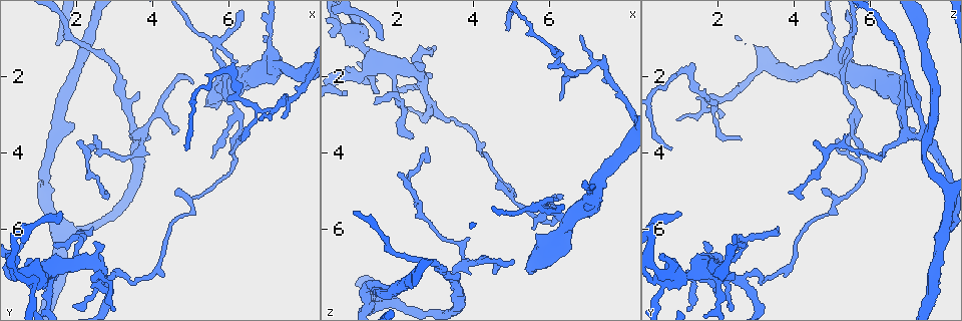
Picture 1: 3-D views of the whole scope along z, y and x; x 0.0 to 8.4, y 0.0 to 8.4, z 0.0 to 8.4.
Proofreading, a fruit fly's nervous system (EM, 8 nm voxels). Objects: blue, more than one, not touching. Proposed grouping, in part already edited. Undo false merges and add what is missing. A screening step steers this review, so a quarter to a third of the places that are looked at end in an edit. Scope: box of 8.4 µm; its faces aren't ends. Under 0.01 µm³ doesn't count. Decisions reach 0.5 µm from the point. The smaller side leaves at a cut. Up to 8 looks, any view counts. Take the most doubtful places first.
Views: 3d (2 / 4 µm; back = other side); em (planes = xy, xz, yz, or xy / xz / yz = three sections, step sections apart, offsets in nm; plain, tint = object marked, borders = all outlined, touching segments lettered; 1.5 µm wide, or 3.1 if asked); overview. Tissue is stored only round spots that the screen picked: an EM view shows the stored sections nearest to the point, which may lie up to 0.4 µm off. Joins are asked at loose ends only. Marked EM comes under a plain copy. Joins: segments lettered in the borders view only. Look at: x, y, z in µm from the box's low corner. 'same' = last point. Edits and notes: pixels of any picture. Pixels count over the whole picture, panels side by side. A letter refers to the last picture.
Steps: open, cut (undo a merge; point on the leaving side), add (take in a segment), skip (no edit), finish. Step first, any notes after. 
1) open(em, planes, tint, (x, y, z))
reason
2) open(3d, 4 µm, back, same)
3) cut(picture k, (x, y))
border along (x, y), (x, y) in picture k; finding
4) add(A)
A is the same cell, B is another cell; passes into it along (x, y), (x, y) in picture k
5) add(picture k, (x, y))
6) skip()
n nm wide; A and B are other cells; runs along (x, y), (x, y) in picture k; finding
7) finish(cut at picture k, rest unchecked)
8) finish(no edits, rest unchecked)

open(em, planes, borders, (5.55, 2.75, 7.20))
branch stops here

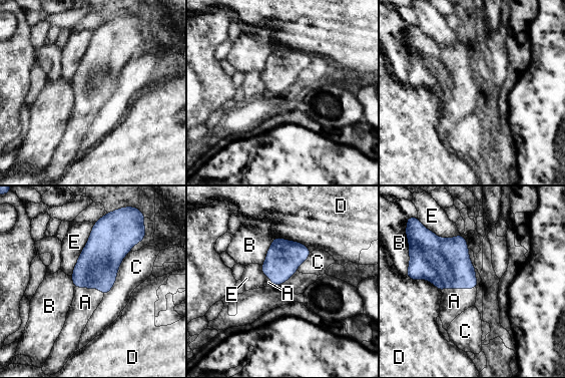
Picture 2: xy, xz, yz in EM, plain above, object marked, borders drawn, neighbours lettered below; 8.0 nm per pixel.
add(A)
A is the same cell, B, C, D and E are other cells; passes into it along (445, 263), (458, 288), (454, 301) in picture 2; it goes on there

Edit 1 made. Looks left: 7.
open(3d, 2 µm, (4.65, 5.00, 4.80))
branch stops here

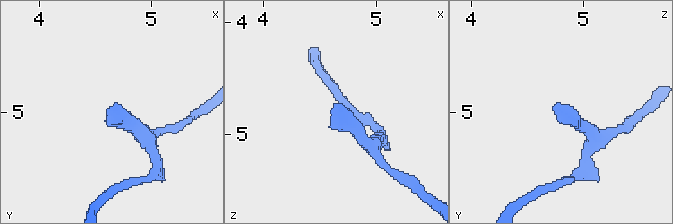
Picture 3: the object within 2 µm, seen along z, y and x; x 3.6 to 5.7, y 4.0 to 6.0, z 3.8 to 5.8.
open(em, planes, borders, (4.64, 4.96, 4.72))
now the EM

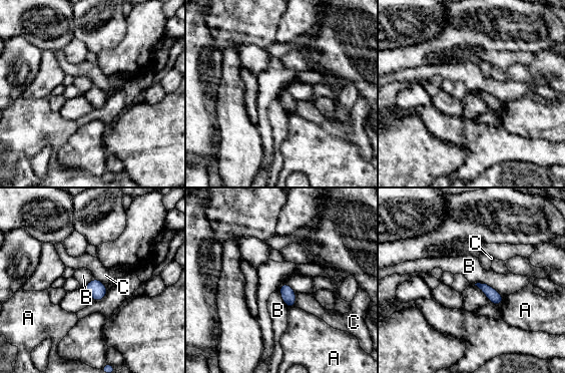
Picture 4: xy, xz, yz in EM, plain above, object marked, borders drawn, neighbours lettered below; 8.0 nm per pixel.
skip()
B touches over 260 nm; A, B and C are other cells; border along (474, 284), (488, 284), (504, 297) in picture 4; none of them fits

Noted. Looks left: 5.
open(3d, 2 µm, (5.70, 1.10, 5.45))
branch point

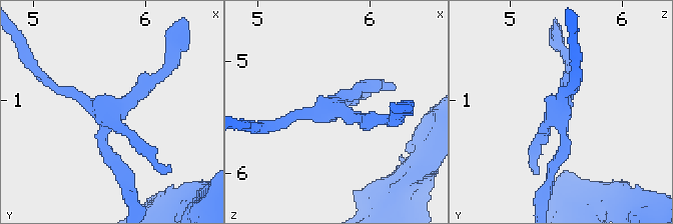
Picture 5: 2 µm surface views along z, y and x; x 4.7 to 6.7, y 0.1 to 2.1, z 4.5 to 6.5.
open(em, xy, step 4, tint, (5.62, 1.14, 5.46))
need the tissue

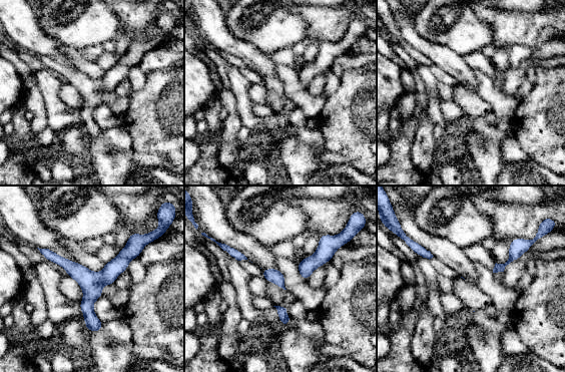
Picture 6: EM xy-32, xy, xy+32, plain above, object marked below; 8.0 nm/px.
open(em, xy, step 4, borders, same)
what lies round it

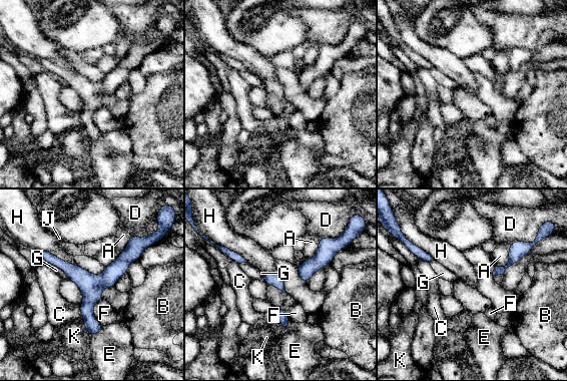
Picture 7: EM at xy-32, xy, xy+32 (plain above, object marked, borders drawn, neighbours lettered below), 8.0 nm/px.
skip()
A, B, C, D, E, F, G, H, J and K are other cells; continuous, no second neuron

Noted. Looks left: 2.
finish(add at picture 2, rest unchecked)

